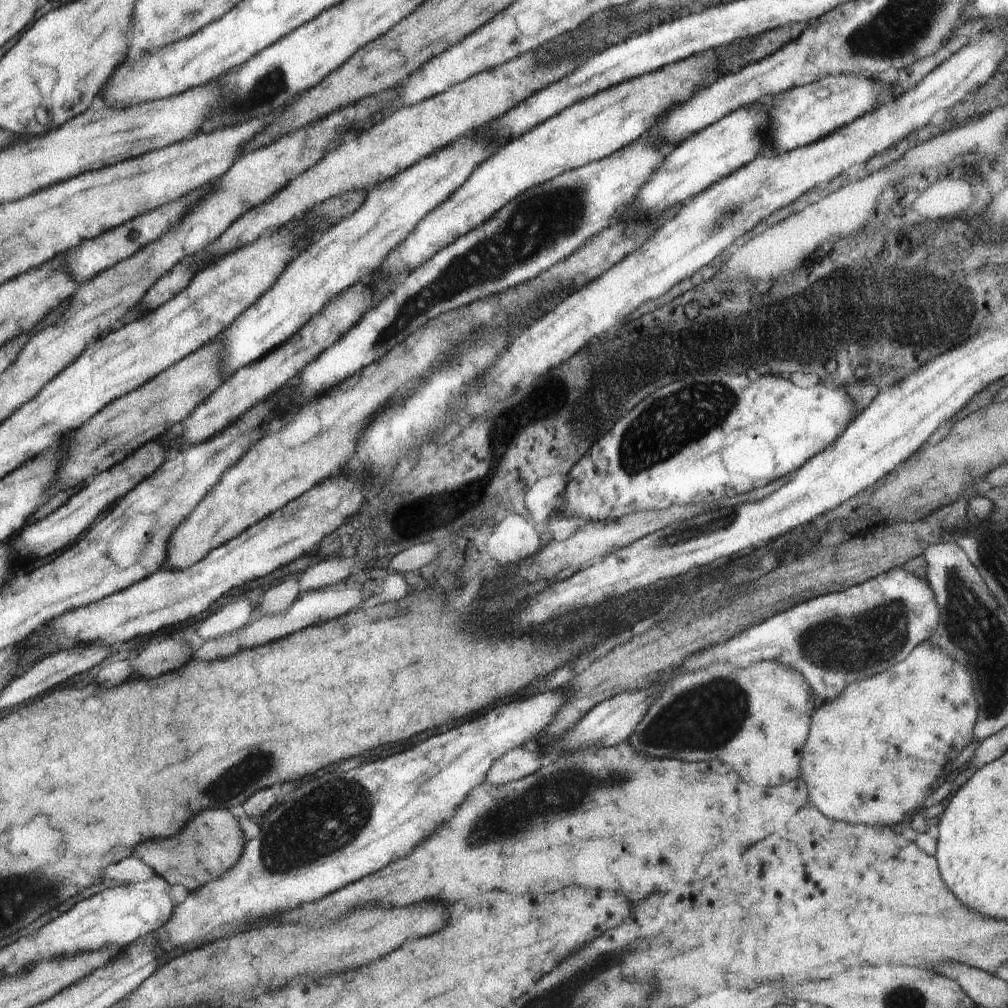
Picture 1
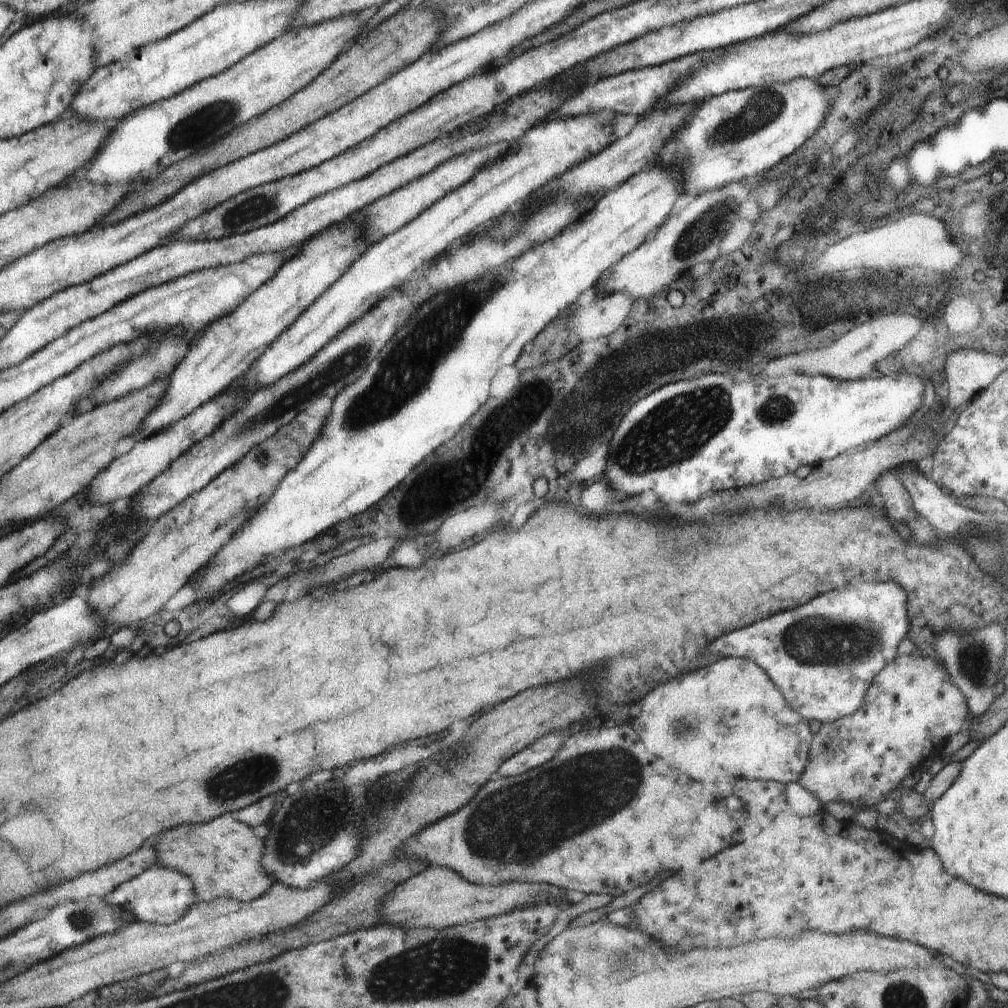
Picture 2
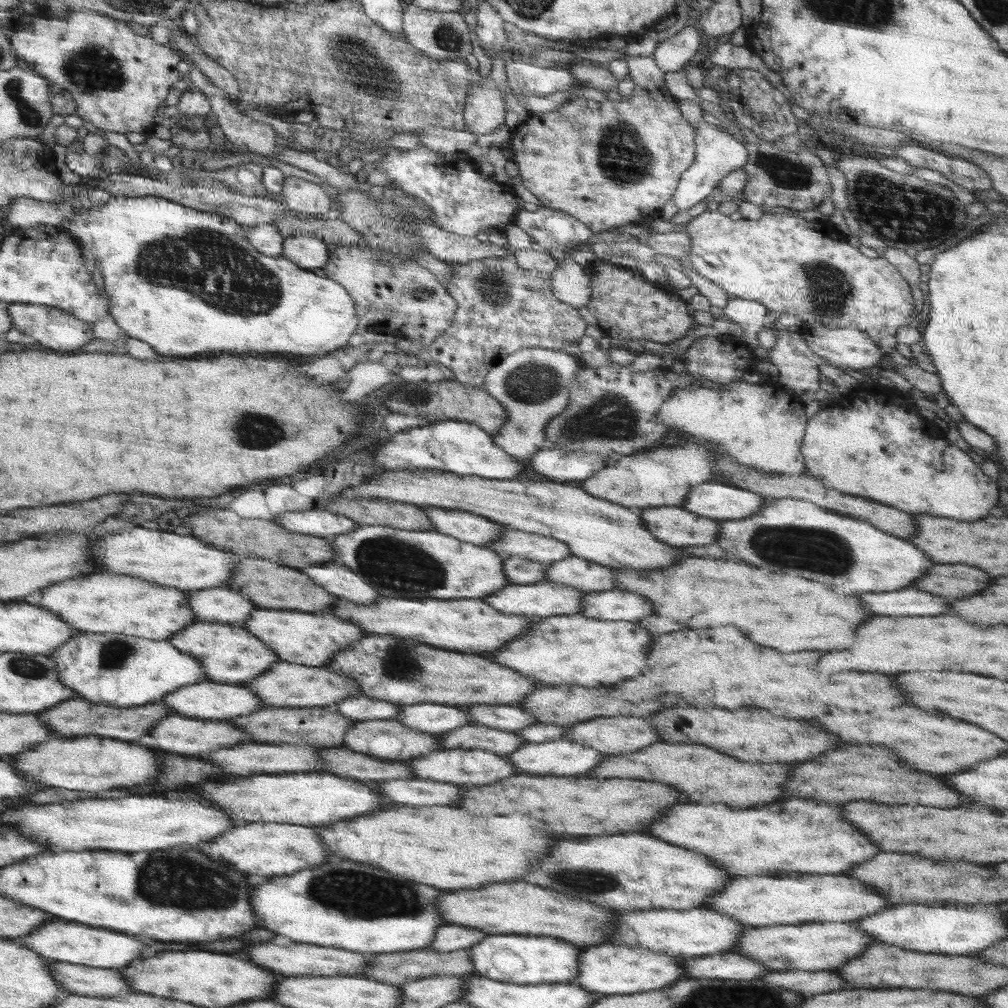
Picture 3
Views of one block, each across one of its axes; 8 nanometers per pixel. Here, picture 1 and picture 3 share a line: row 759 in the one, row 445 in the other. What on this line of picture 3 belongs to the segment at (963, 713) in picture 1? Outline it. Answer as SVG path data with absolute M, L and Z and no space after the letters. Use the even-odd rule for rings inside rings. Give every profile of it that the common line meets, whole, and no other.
M876 404L878 414L884 412L884 420L878 418L878 424L868 418L872 412L860 412L858 406L840 408L840 428L836 424L824 430L824 446L822 446L822 412L809 418L805 427L805 438L802 444L803 456L807 461L807 469L816 480L822 480L825 488L845 493L870 496L872 500L890 504L894 508L902 508L904 512L914 514L932 514L932 516L948 516L956 520L978 520L994 508L994 502L1000 498L1000 488L992 482L982 468L970 460L970 456L958 446L950 444L946 436L932 428L928 420L918 416L908 404Z

